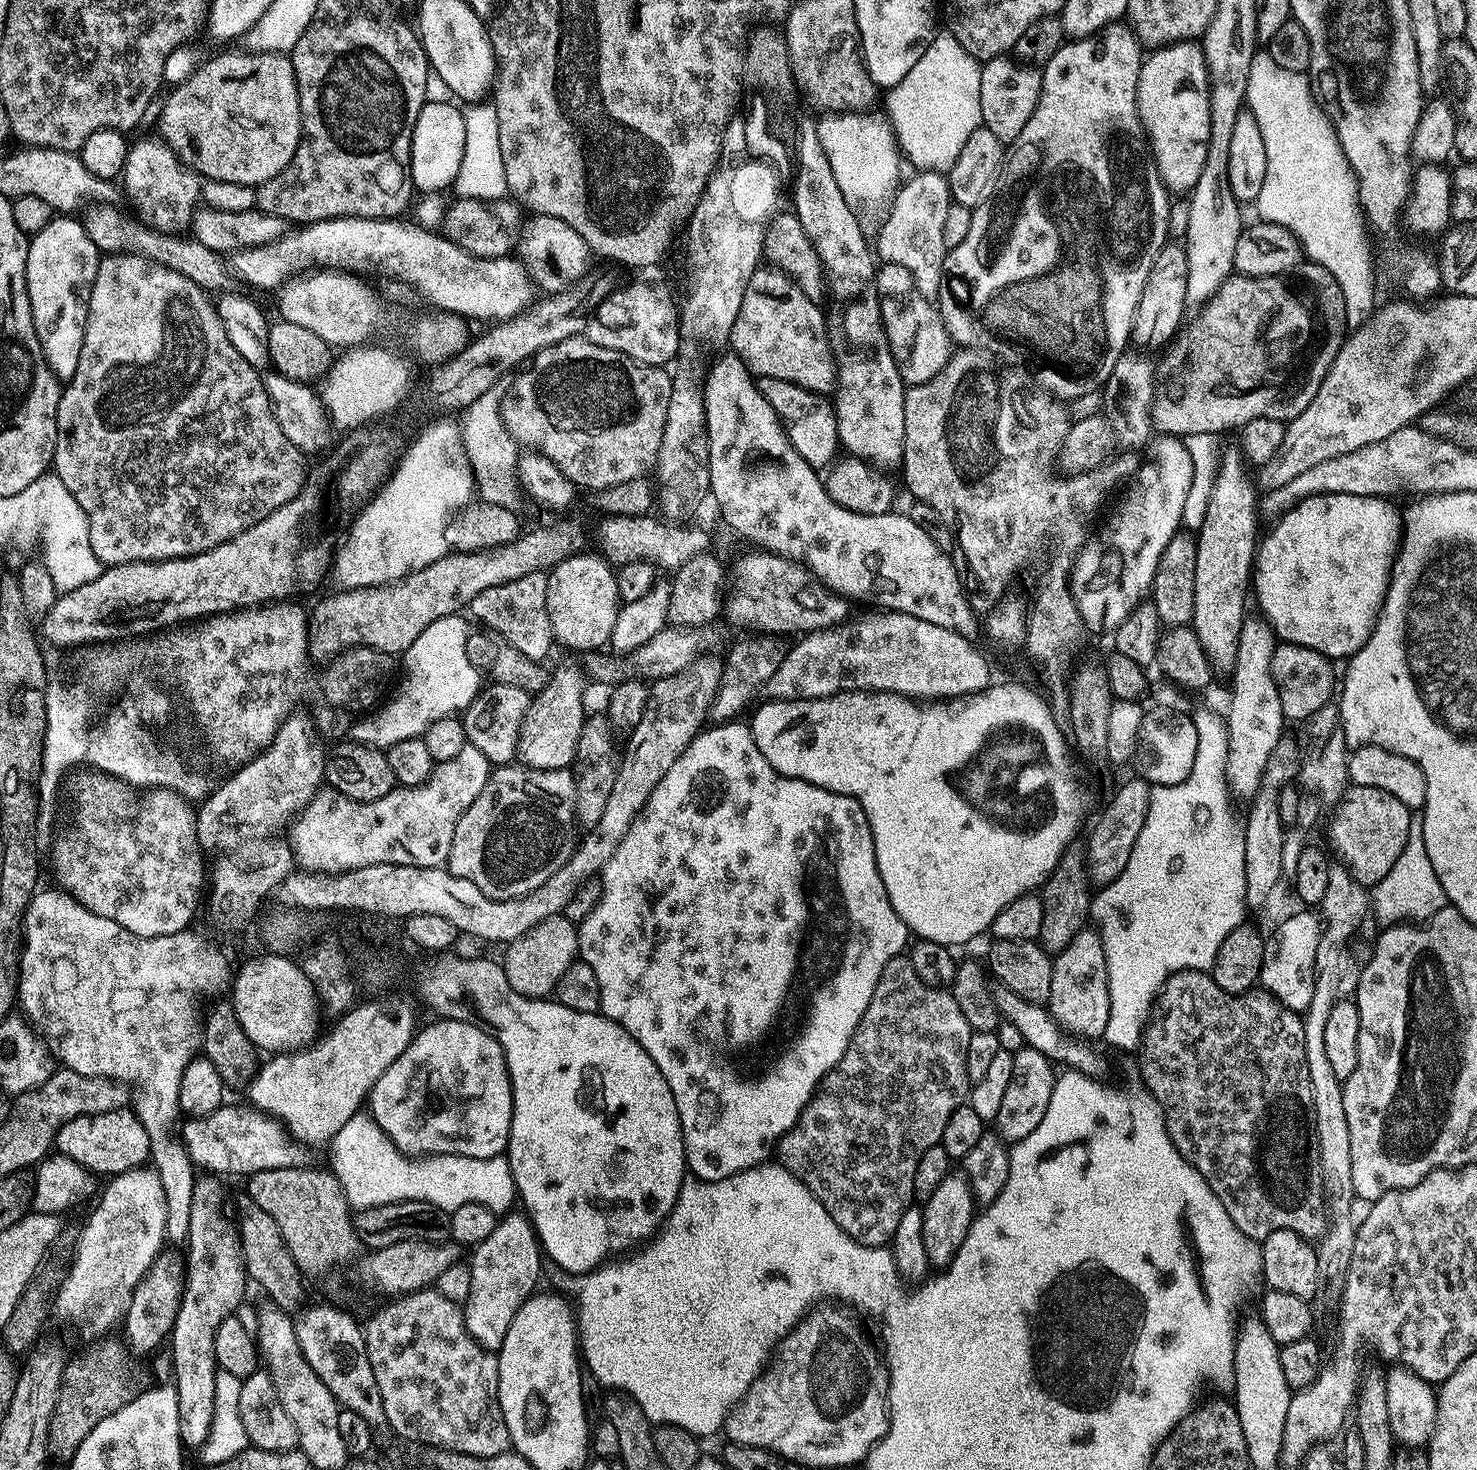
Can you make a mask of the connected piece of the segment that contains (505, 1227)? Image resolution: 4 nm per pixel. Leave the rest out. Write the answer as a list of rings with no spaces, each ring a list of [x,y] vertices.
[[[512,1215],[497,1219],[490,1238],[475,1245],[476,1253],[470,1259],[470,1294],[462,1305],[466,1330],[482,1348],[489,1350],[502,1346],[514,1314],[537,1291],[536,1283],[540,1280],[542,1249],[535,1227],[527,1215]]]

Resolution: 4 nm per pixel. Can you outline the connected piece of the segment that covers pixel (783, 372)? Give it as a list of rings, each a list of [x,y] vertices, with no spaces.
[[[771,266],[757,267],[750,282],[746,282],[730,348],[756,378],[794,382],[821,394],[831,393],[836,383],[836,362],[832,359],[821,305],[811,300],[785,272]]]

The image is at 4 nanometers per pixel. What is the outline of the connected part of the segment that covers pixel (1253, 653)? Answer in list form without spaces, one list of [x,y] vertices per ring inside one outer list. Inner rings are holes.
[[[1249,615],[1240,631],[1236,669],[1230,674],[1232,697],[1228,700],[1226,711],[1230,780],[1235,791],[1237,788],[1247,798],[1255,797],[1266,762],[1280,744],[1286,727],[1278,686],[1274,686],[1272,673],[1278,637],[1268,620],[1263,615],[1257,615]]]

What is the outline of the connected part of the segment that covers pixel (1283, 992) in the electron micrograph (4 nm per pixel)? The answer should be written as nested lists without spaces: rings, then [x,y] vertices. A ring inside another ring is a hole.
[[[1300,910],[1288,916],[1276,932],[1276,945],[1264,957],[1259,983],[1265,991],[1272,993],[1284,1007],[1292,1012],[1303,1013],[1310,1006],[1316,989],[1316,955],[1322,935],[1322,920],[1312,910]]]

